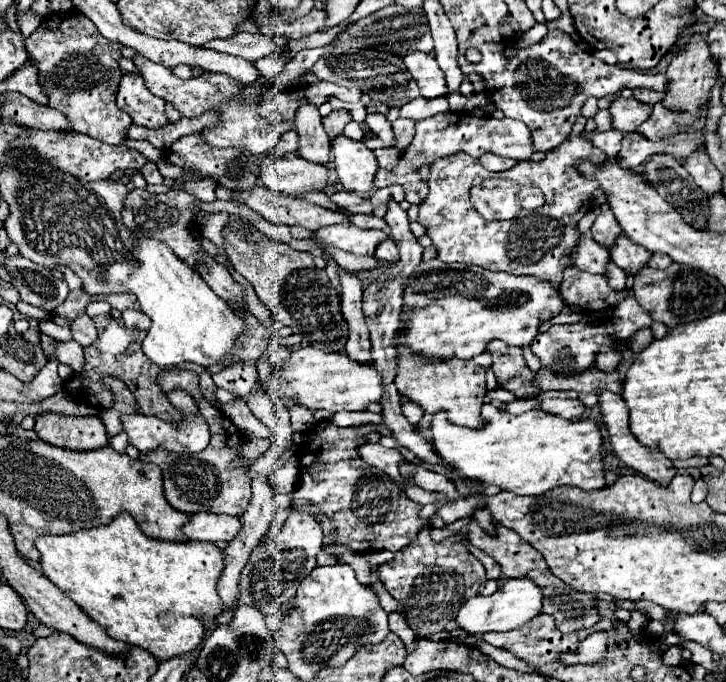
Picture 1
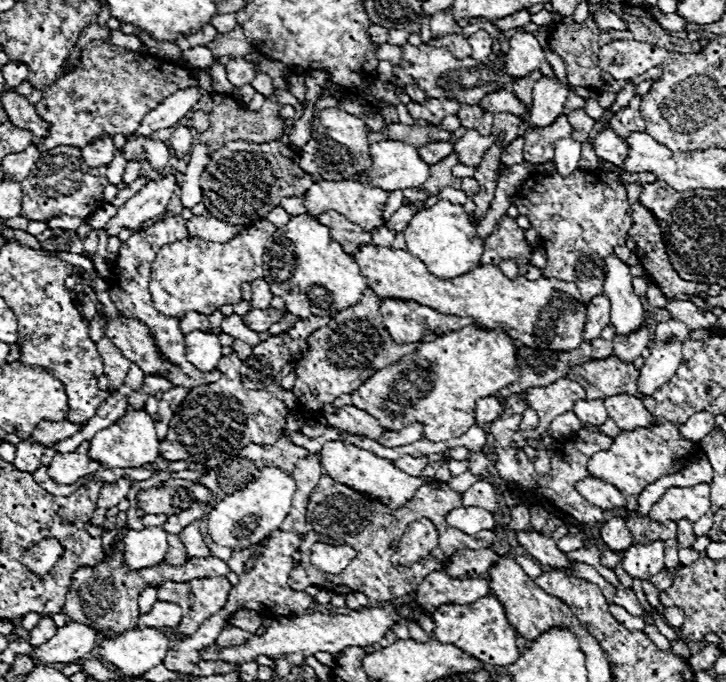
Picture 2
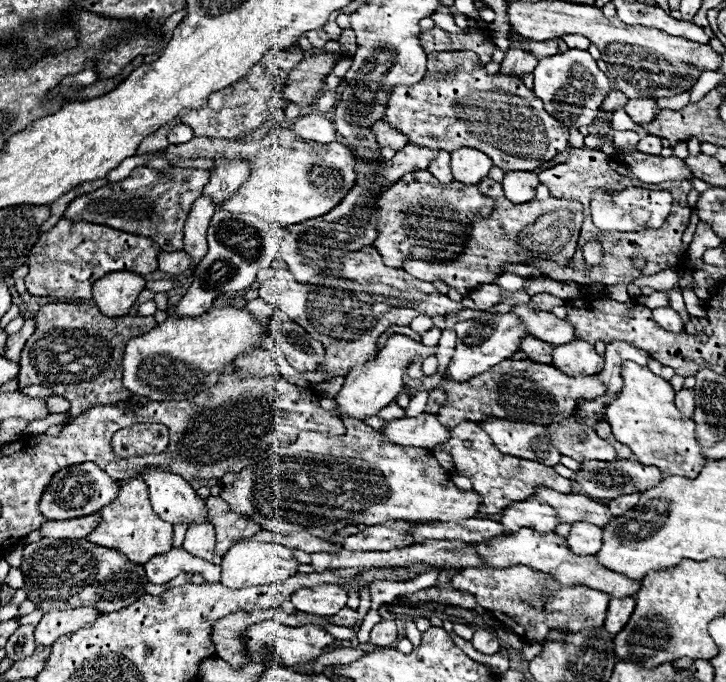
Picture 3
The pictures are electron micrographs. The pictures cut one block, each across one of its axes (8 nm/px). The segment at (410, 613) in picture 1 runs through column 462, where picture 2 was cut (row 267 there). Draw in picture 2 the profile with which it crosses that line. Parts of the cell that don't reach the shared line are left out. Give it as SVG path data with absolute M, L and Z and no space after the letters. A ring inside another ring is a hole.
M586 172L570 174L568 178L558 174L534 174L518 186L512 204L530 220L544 242L548 264L542 268L542 274L578 284L586 304L594 296L602 294L604 258L614 252L614 246L626 242L624 238L632 226L632 212L624 184L614 190L600 178L588 176Z

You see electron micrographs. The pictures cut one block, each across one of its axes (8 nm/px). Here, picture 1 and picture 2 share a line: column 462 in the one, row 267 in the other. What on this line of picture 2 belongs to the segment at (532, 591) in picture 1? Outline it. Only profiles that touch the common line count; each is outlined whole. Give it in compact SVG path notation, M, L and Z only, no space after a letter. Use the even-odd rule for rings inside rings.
M610 254L604 260L604 294L610 300L610 324L616 334L632 334L644 320L644 306L632 288L630 266Z

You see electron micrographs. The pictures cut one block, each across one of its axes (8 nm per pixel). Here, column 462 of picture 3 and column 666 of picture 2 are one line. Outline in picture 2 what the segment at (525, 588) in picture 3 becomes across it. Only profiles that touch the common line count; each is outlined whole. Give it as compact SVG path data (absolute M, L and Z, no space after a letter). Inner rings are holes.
M664 568L660 574L652 576L652 584L654 584L654 586L660 590L660 592L668 590L668 588L672 586L672 582L674 582L674 574L672 574L672 572L668 572L666 568Z

